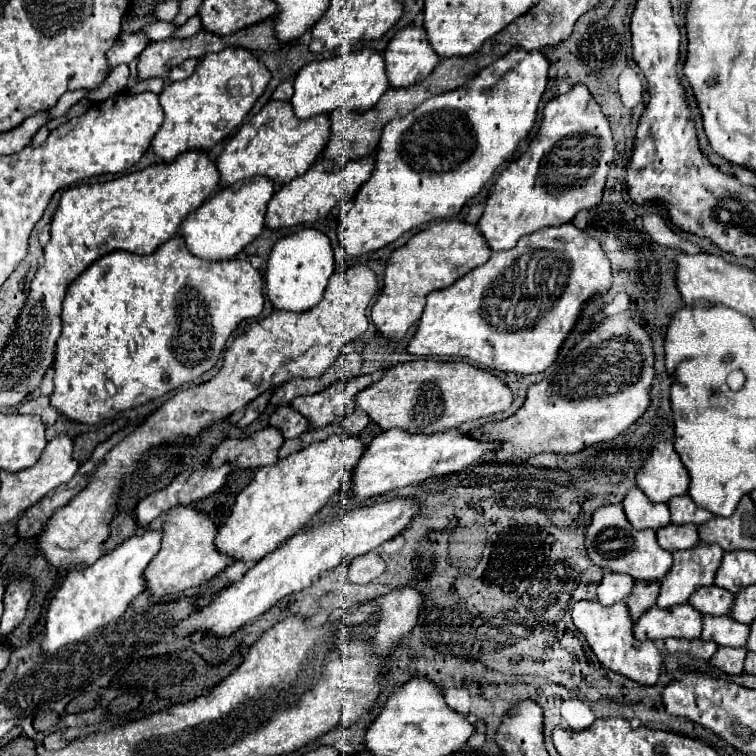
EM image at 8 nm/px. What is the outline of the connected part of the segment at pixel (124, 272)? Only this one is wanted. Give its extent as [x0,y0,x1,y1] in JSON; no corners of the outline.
[52,236,264,424]

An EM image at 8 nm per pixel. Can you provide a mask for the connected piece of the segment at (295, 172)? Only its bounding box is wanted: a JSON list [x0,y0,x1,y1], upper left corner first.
[216,102,328,188]

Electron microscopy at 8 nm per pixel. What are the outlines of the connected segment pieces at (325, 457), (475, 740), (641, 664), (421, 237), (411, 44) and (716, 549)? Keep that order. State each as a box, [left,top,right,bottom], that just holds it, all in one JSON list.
[[214,436,364,562],[468,721,486,751],[572,600,662,686],[370,220,492,340],[384,26,438,88],[658,542,724,608]]

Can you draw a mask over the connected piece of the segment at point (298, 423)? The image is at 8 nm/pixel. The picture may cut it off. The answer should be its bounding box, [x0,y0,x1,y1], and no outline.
[270,406,308,438]

